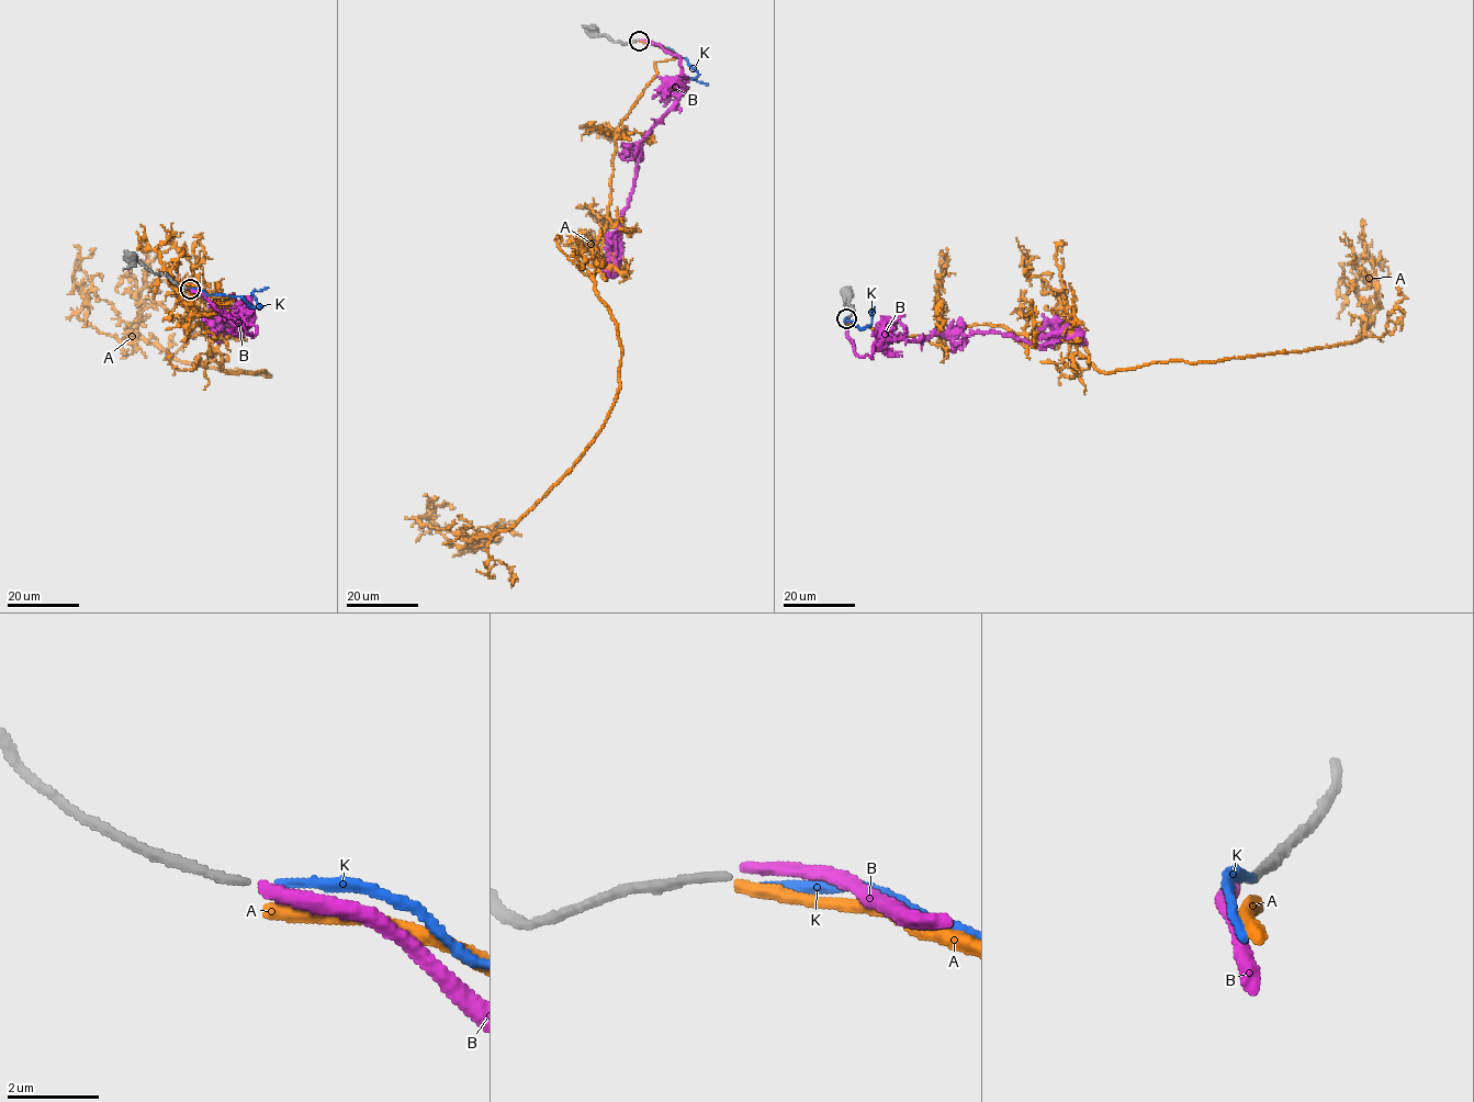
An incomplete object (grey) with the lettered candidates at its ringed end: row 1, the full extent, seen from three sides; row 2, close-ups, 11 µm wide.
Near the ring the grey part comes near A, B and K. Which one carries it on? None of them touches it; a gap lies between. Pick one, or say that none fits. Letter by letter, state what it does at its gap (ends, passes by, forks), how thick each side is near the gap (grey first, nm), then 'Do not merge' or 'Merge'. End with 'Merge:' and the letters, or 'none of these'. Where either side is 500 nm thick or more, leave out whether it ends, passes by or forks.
A: It ends there. Thickness 170 nm (grey) against 320 nm. Do not merge
B: It ends there. Thickness 170 nm (grey) against 280 nm. Do not merge
K: It ends there. Thickness 170 nm (grey) against 160 nm. Merge
Merge: K

